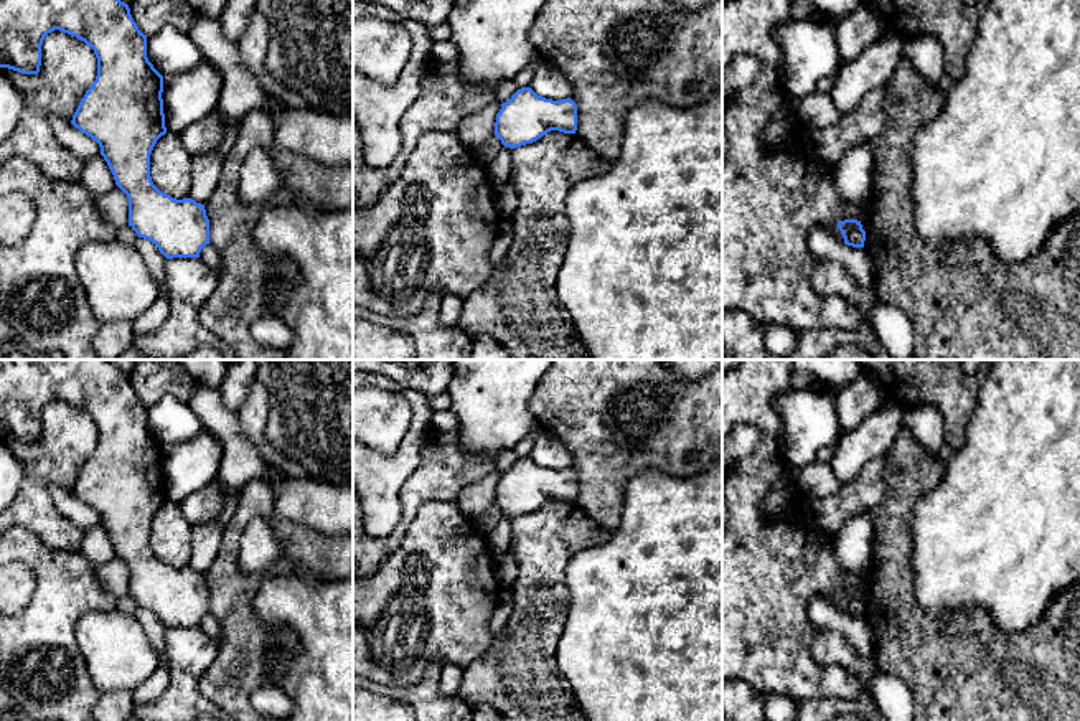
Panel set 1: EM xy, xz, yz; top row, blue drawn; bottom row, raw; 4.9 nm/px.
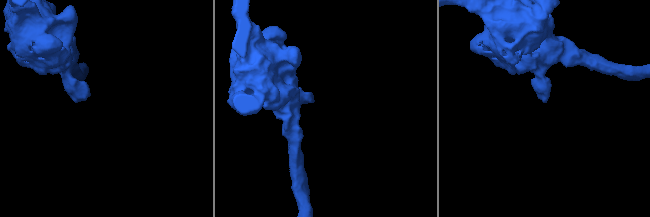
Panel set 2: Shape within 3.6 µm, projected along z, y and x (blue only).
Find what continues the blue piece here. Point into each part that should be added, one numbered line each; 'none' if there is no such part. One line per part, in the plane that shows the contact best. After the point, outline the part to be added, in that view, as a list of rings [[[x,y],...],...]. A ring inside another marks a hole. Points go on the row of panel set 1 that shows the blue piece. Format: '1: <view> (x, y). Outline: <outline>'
none

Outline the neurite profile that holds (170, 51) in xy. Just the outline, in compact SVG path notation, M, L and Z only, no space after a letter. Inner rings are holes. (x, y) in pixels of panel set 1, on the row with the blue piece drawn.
M171 26L147 36L147 58L162 76L191 71L206 63L190 36Z

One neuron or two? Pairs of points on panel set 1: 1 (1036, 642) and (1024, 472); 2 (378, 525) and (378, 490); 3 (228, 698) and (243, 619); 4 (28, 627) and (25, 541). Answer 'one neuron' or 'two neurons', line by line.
1: two neurons
2: one neuron
3: one neuron
4: one neuron

